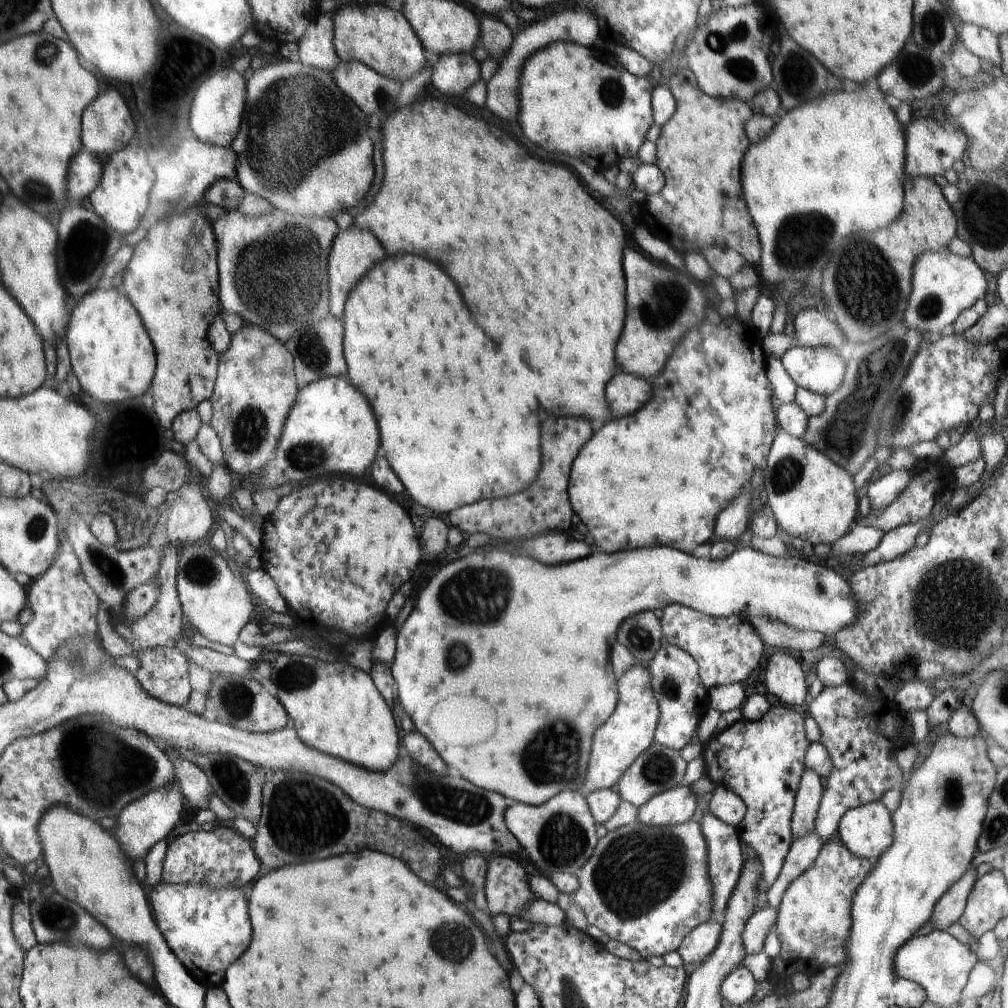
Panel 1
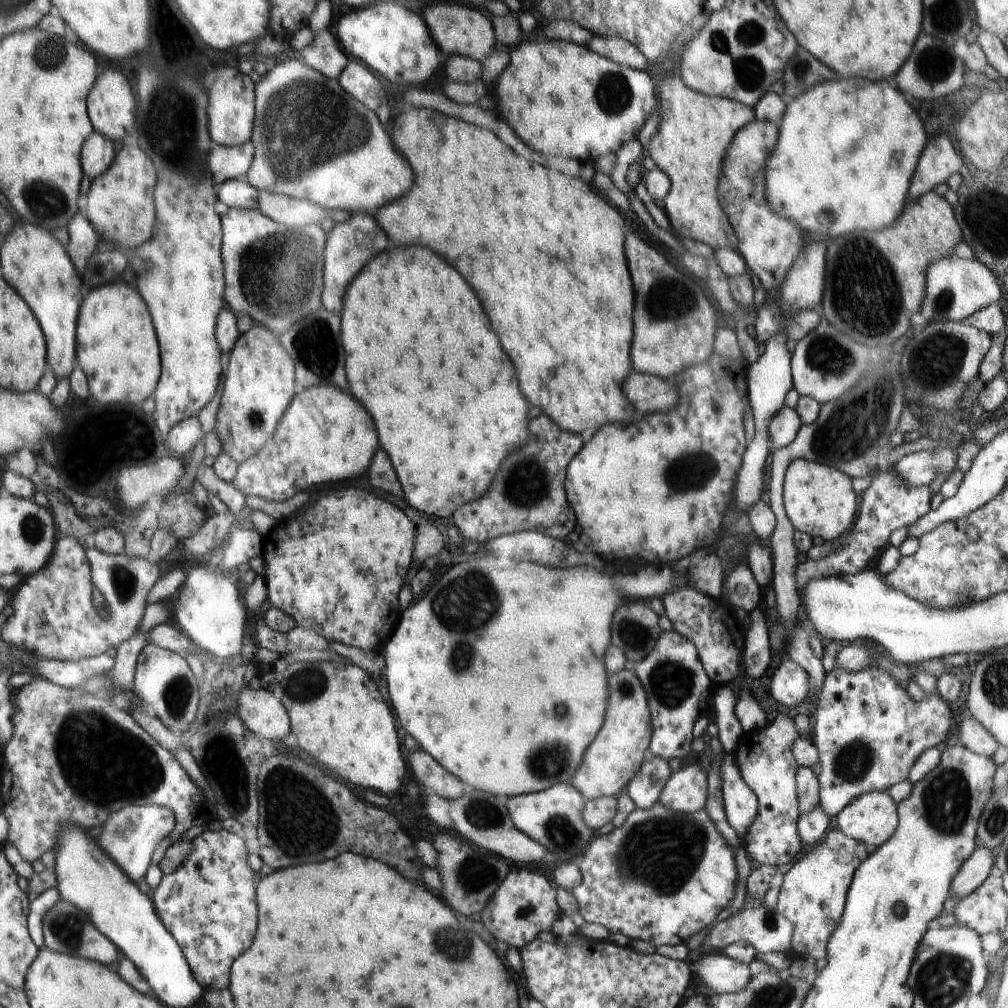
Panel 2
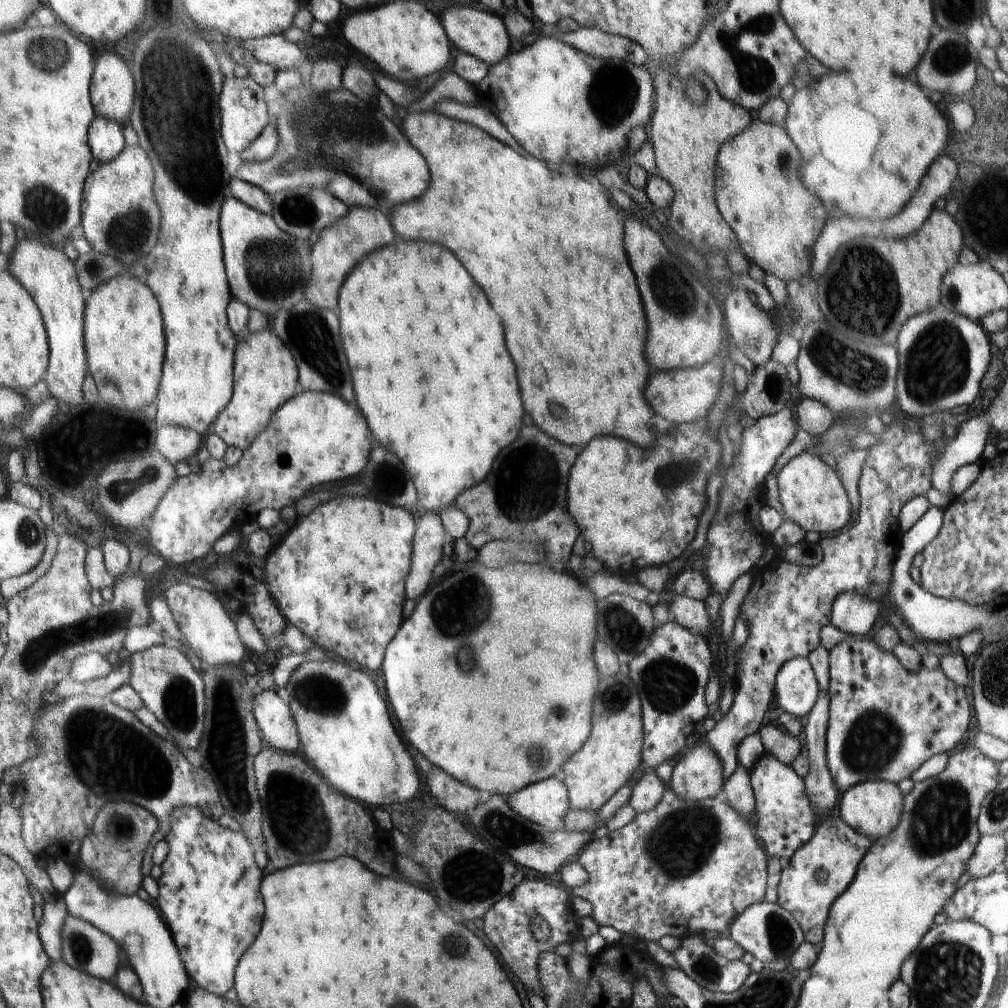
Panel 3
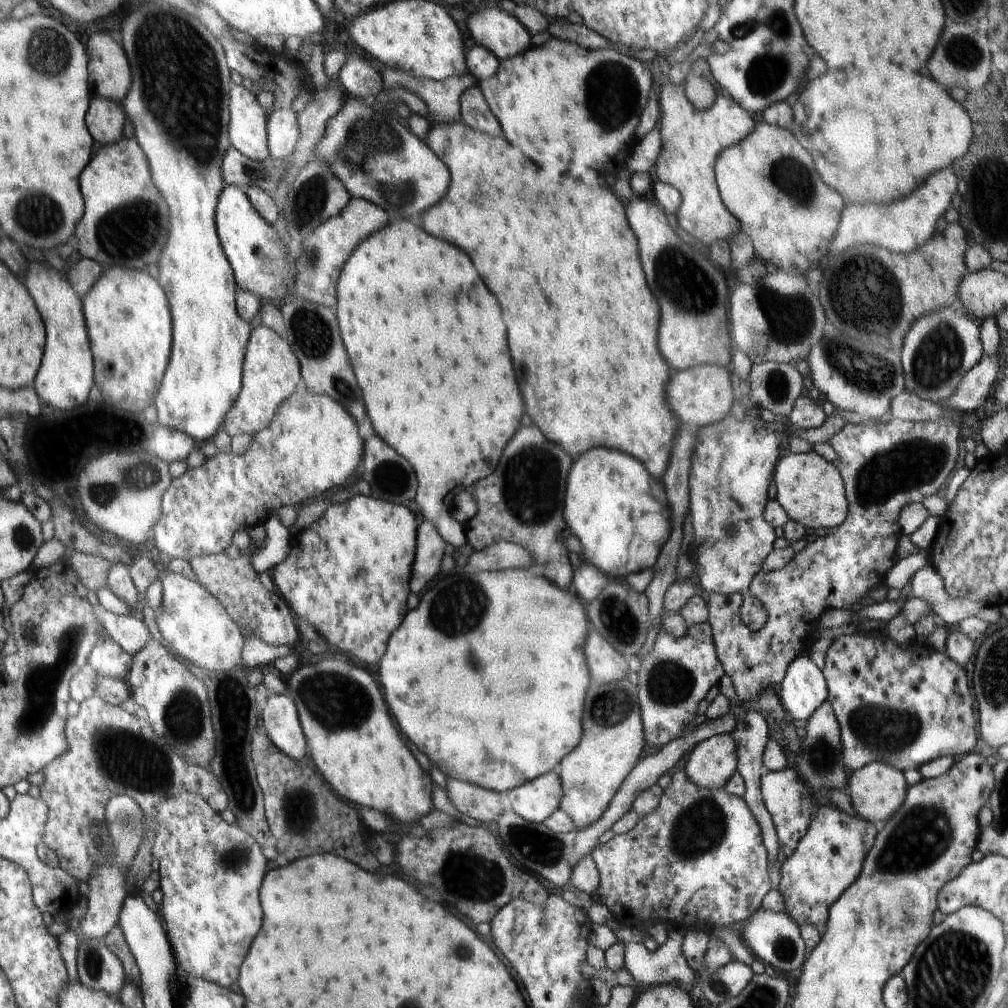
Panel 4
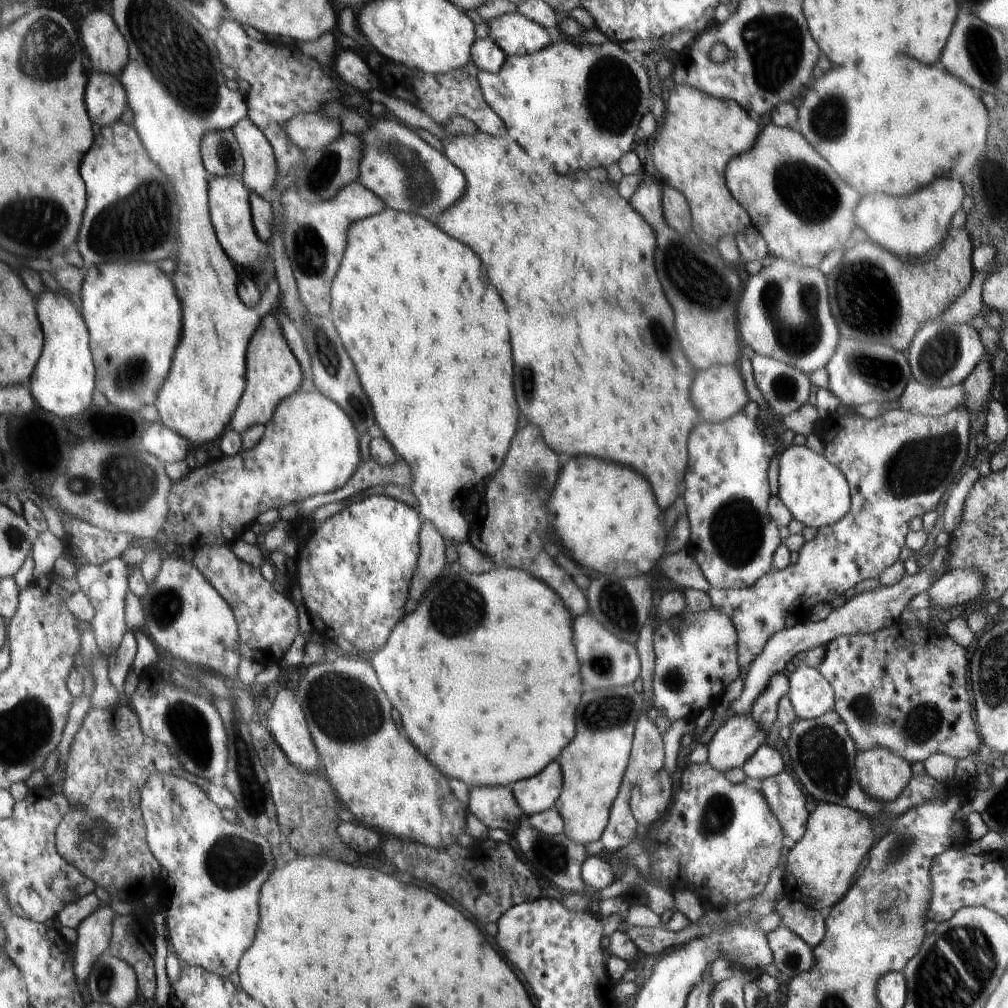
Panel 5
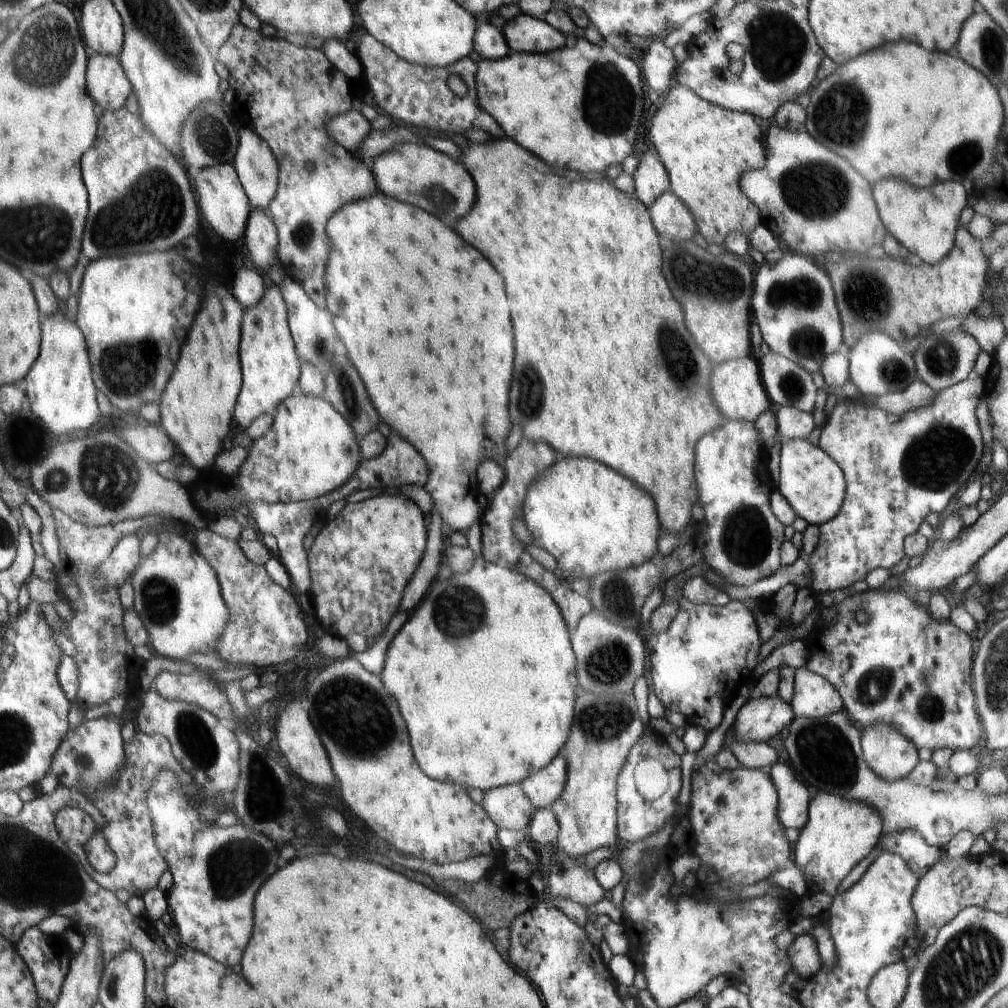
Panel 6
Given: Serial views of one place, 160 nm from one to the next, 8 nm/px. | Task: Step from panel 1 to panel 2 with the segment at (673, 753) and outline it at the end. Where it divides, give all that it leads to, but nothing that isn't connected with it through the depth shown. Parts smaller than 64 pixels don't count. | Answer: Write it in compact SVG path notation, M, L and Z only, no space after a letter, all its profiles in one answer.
M650 757L645 760L636 776L627 784L628 796L632 798L636 808L647 809L656 804L672 773L665 758Z

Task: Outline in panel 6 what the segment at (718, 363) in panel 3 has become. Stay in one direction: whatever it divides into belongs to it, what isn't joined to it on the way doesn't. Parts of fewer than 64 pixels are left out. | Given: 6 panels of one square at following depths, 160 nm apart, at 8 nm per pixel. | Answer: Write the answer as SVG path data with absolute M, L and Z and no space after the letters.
M753 356L714 365L710 378L710 391L718 410L727 421L754 422L770 408L770 398L762 383L760 366Z

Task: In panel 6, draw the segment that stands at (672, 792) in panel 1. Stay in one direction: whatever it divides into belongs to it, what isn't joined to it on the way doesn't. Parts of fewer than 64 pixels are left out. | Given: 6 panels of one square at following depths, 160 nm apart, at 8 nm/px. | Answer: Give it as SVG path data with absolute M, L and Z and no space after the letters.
M755 695L738 714L731 726L732 736L738 742L767 742L794 720L791 704L776 696Z

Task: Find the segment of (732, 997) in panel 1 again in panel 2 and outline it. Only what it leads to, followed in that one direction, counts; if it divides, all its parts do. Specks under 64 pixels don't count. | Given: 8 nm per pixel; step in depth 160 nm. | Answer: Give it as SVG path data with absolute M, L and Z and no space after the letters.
M720 953L702 954L695 966L699 982L716 995L741 993L752 978L749 965Z

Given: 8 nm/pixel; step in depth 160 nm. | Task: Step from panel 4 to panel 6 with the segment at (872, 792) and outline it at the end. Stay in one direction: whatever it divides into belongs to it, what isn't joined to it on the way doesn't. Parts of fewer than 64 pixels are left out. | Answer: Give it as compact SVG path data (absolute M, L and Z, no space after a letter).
M874 722L862 730L861 748L874 774L888 782L907 777L922 760L914 742L884 722Z

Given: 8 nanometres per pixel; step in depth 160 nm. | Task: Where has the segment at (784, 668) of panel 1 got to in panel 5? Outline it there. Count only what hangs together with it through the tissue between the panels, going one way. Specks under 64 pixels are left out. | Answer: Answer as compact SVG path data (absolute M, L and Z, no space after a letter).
M796 661L787 675L787 696L797 719L816 719L834 710L834 690L818 669Z

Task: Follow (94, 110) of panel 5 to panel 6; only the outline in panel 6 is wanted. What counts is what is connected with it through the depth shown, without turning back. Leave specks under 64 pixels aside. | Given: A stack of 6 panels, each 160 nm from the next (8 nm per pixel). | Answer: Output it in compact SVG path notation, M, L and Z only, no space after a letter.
M92 53L92 70L88 70L88 90L102 111L123 109L126 98L132 92L131 80L128 79L119 56Z

